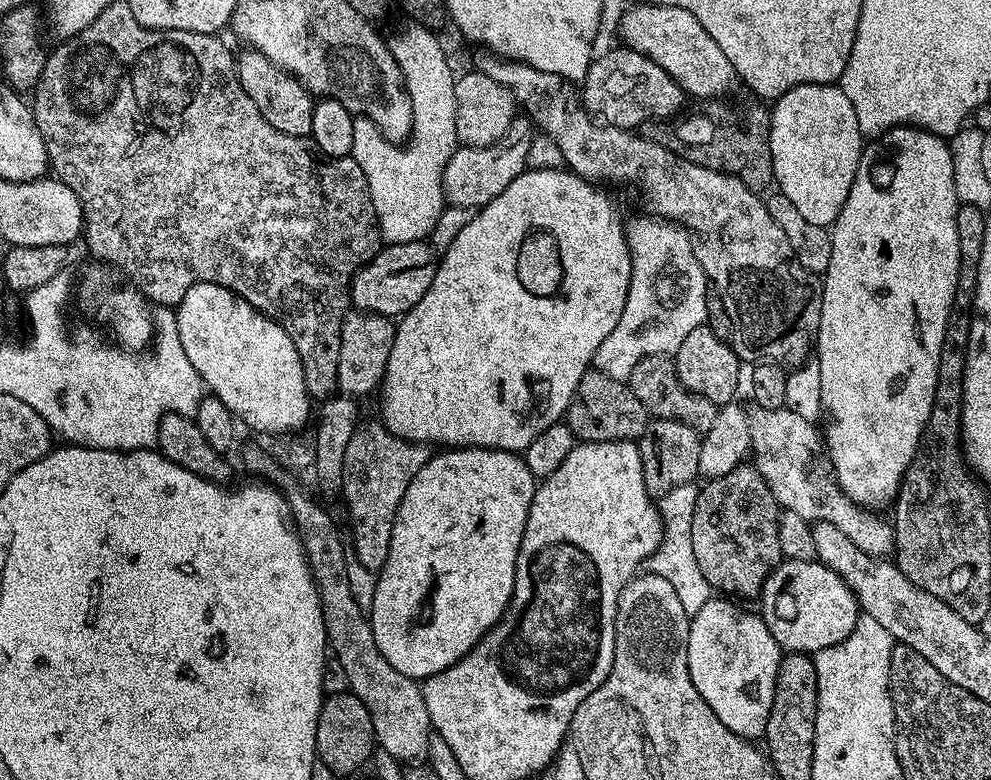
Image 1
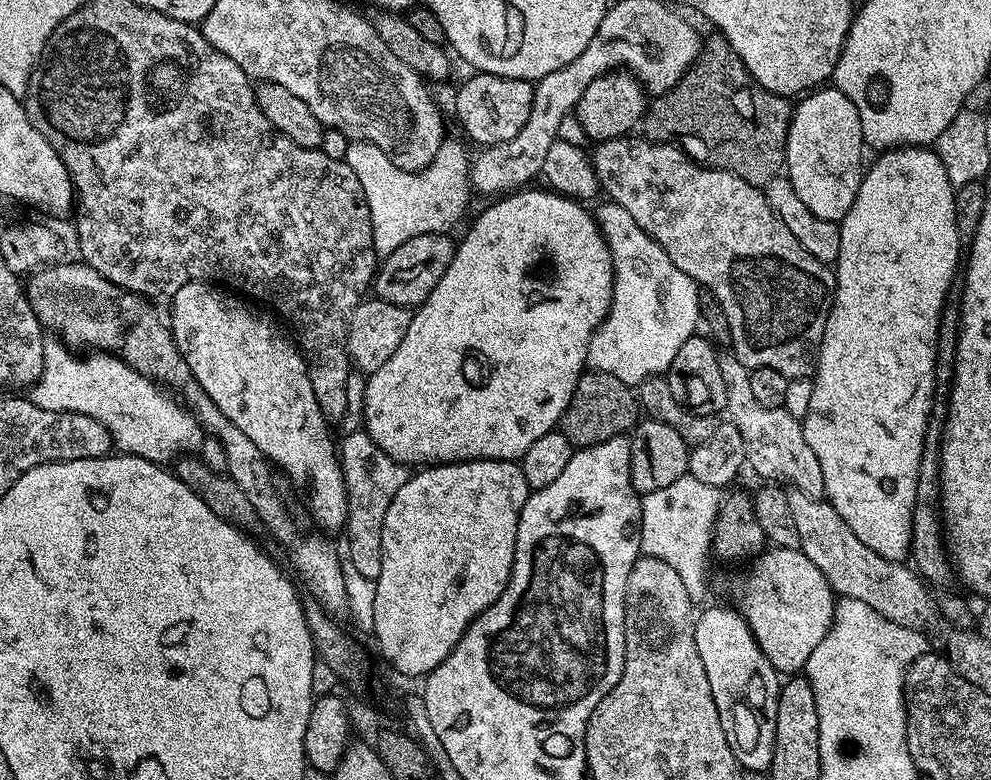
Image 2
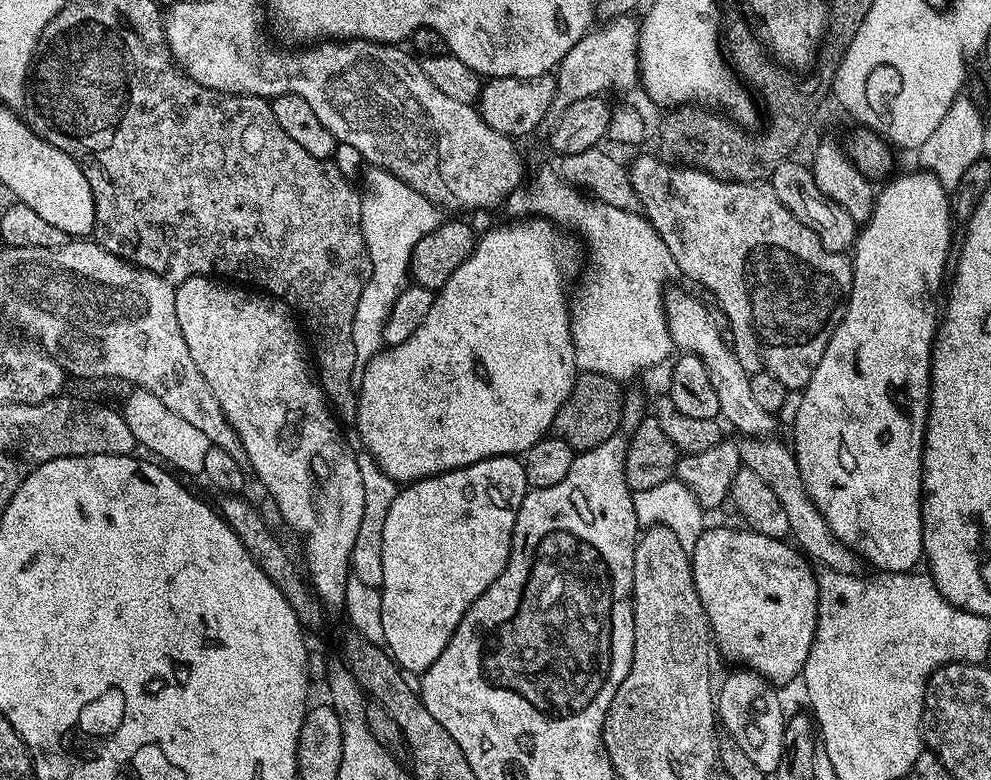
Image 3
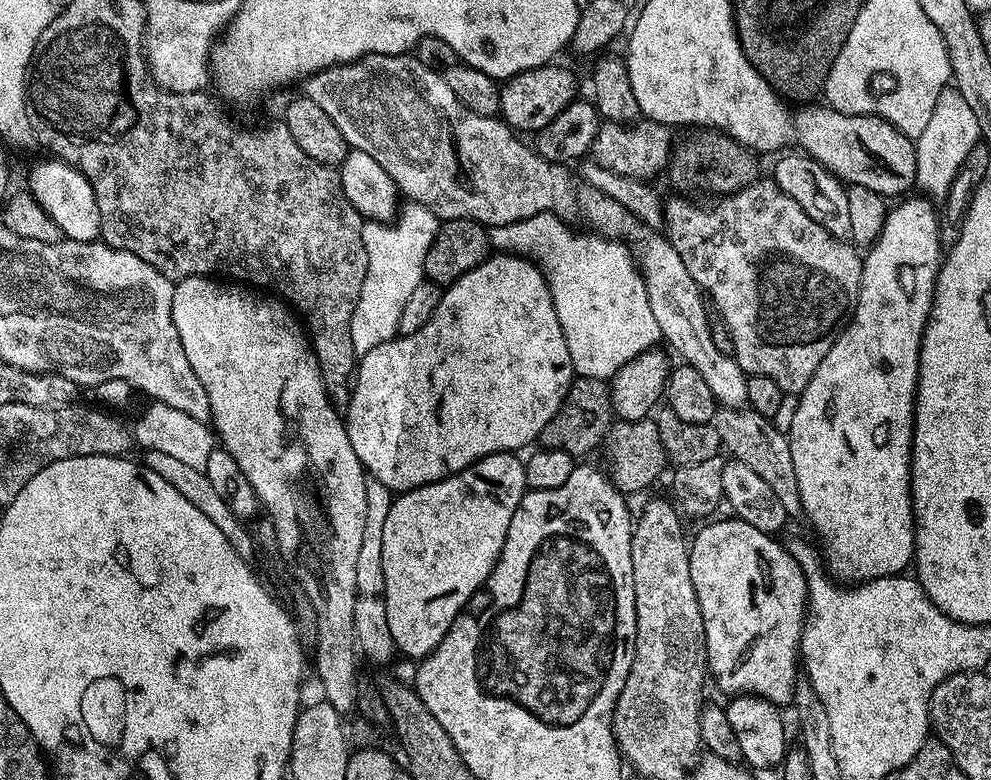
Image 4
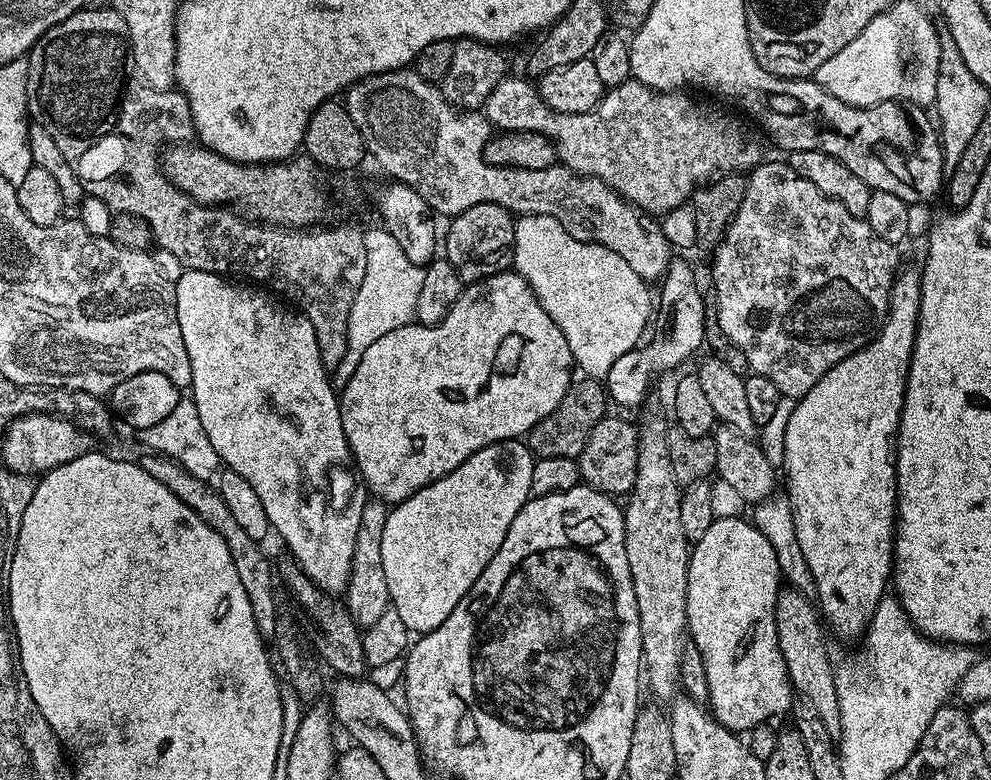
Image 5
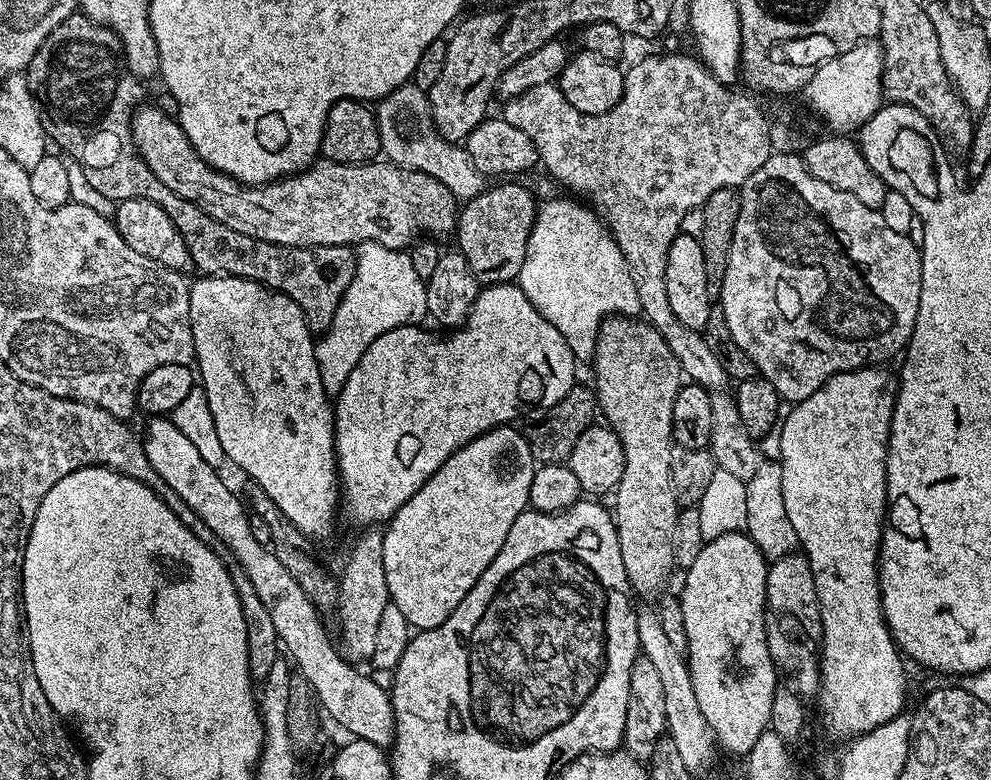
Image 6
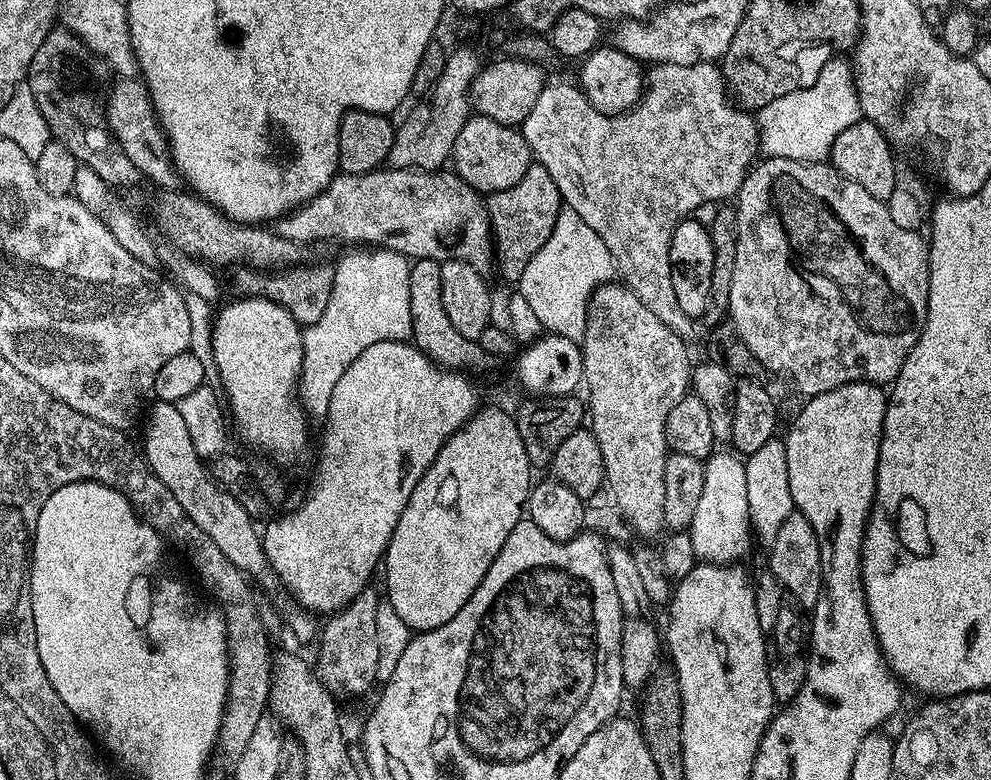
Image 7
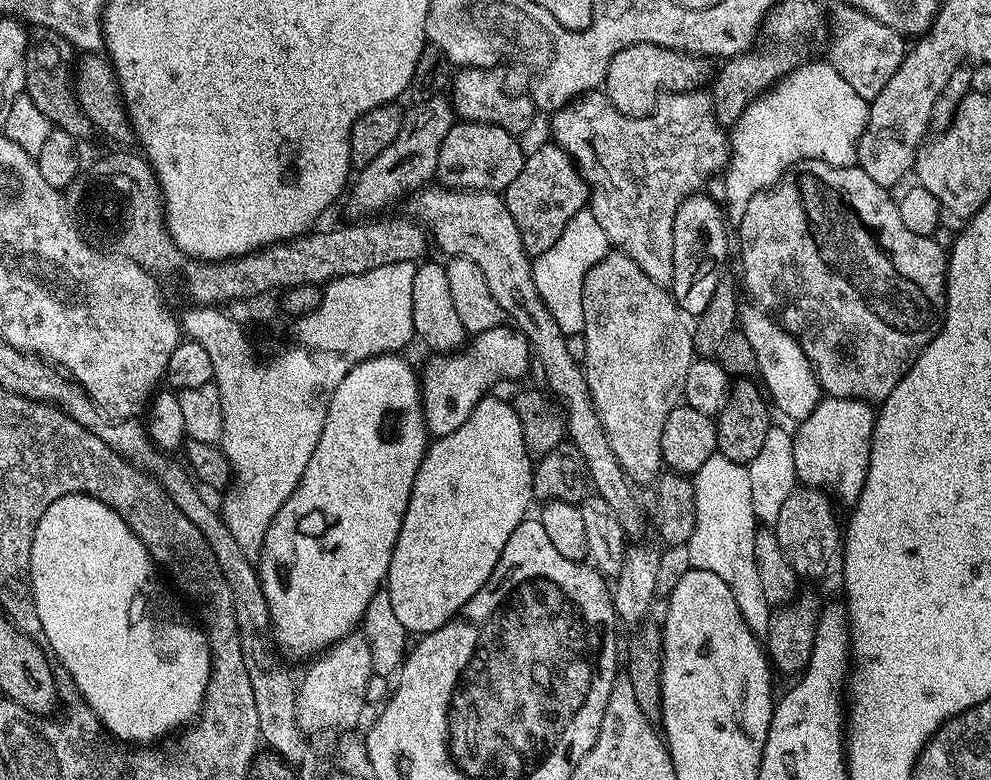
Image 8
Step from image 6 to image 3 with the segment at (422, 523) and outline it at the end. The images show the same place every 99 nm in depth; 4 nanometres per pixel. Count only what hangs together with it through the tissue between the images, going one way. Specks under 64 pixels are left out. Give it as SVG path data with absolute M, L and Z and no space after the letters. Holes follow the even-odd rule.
M491 456L465 468L456 468L452 472L443 472L425 480L413 480L411 484L401 487L397 491L394 502L390 502L390 510L386 513L386 526L382 526L382 587L379 591L382 602L383 633L385 634L383 647L401 669L423 674L435 662L438 654L442 654L442 650L446 650L446 646L450 642L458 622L462 622L466 610L470 610L472 603L495 582L498 574L502 574L502 570L510 558L514 522L518 518L522 498L528 491L530 489L526 482L524 465L516 456Z

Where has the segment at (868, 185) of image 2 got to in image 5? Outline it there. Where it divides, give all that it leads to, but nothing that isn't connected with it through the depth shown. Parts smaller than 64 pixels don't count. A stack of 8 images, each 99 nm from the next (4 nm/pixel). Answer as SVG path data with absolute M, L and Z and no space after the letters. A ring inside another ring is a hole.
M905 267L903 271L897 275L896 279L892 281L892 292L888 296L888 319L880 325L879 332L868 341L864 347L860 348L854 354L850 354L850 358L842 358L842 362L838 362L838 366L834 366L830 370L826 370L826 374L822 374L822 378L818 378L818 382L814 382L814 386L805 396L799 397L796 401L796 409L790 417L790 422L786 425L785 434L785 452L784 452L784 465L782 467L782 476L788 479L788 489L786 489L786 495L790 506L792 507L792 513L794 514L794 530L798 534L798 546L802 546L802 558L806 558L806 566L810 570L810 574L814 578L816 583L816 595L815 599L820 600L818 603L818 612L822 617L823 623L829 628L832 627L832 632L836 636L841 636L844 640L852 640L855 638L863 637L864 633L868 630L868 624L872 620L874 610L878 607L881 600L884 599L886 593L890 588L890 581L892 578L892 546L894 543L894 533L896 530L896 466L894 463L894 441L896 439L896 432L900 428L900 415L902 414L902 406L904 405L904 395L906 394L906 386L908 385L908 371L910 370L910 362L912 361L912 351L914 350L914 342L916 341L916 319L920 317L920 272L917 269Z

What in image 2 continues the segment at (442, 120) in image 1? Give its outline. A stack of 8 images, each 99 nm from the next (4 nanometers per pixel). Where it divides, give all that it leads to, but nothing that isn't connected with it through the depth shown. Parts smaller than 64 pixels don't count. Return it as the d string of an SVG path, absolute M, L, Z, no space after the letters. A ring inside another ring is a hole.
M445 139L438 150L434 162L421 172L402 170L378 146L365 140L351 141L343 158L356 171L370 206L370 222L374 234L377 257L389 256L402 242L410 242L418 234L444 232L451 224L456 224L468 208L470 181L470 152L458 141Z

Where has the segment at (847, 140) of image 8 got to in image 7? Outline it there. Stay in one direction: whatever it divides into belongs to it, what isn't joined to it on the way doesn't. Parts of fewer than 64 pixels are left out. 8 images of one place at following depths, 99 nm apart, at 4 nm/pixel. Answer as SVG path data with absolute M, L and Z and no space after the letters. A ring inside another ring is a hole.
M833 58L822 66L822 74L818 74L814 86L782 94L782 98L774 98L770 106L759 109L760 152L765 157L827 161L832 155L836 136L842 134L842 130L853 128L861 116L860 95L856 93L852 65L847 59Z

